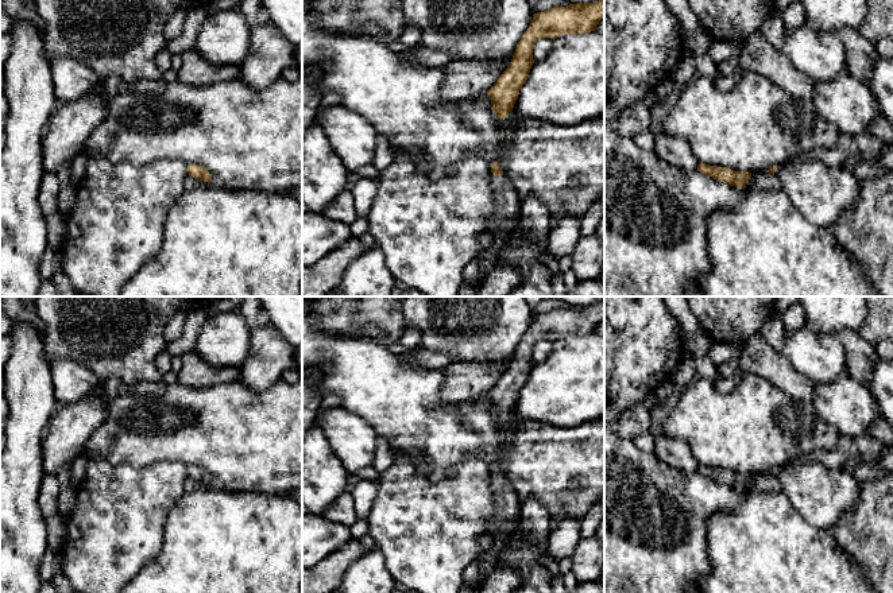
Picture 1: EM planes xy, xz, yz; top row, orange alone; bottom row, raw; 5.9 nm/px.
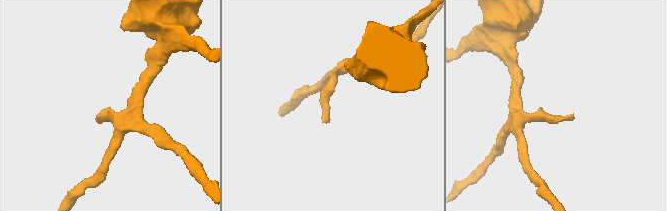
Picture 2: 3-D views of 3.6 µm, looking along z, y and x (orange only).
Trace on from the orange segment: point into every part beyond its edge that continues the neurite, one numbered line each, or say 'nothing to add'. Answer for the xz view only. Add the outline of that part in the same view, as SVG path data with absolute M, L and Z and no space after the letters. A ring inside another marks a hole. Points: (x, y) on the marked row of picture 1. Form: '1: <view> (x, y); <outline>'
1: xz (506, 201); M505 175L491 178L494 191L494 213L490 217L490 233L495 235L507 224L513 225L513 230L519 222L519 198Z

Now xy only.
nothing to add

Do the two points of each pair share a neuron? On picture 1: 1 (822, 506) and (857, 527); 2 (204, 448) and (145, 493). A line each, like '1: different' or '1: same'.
1: different
2: different

